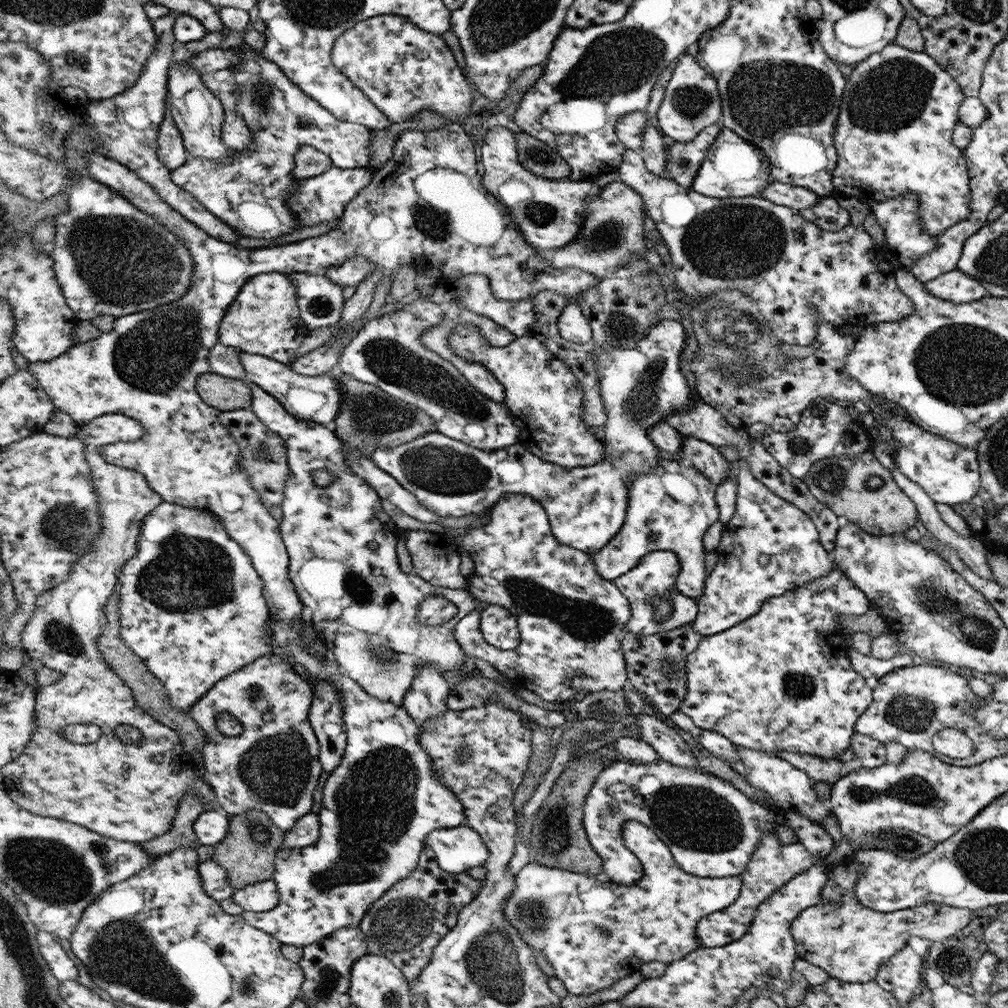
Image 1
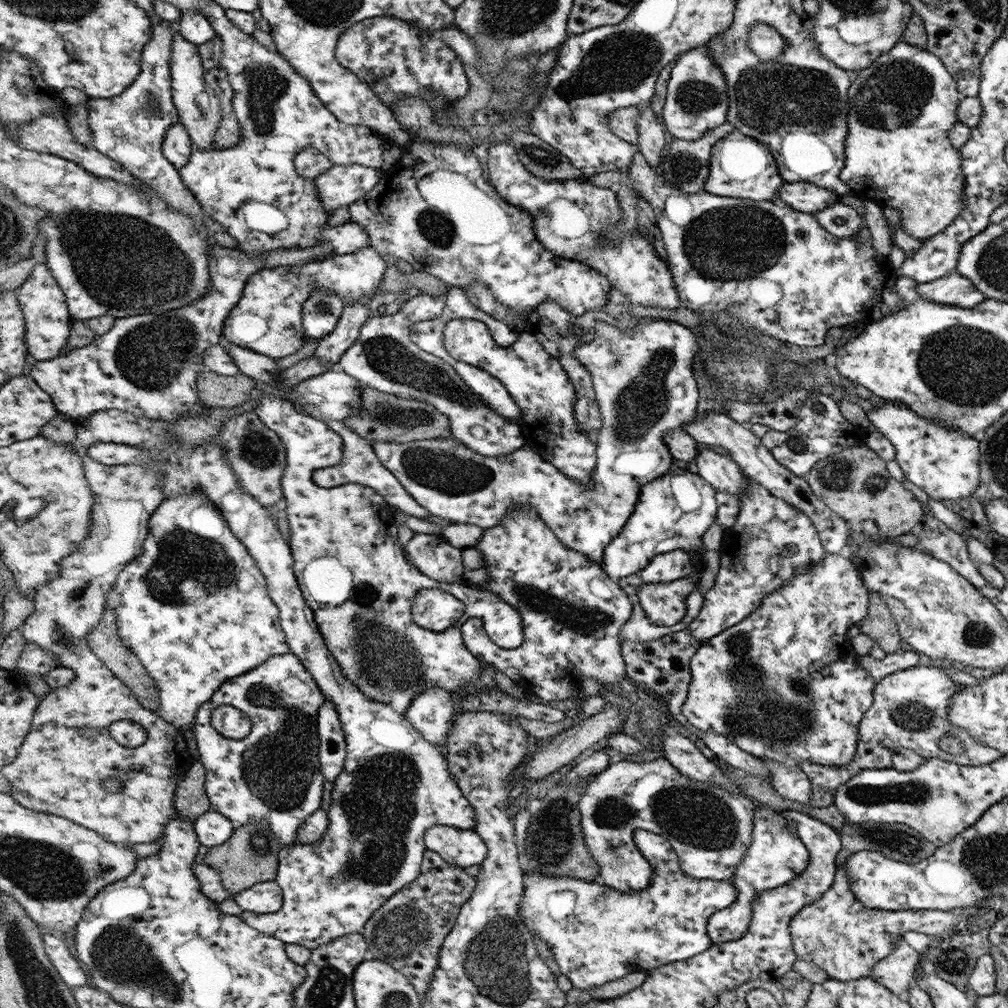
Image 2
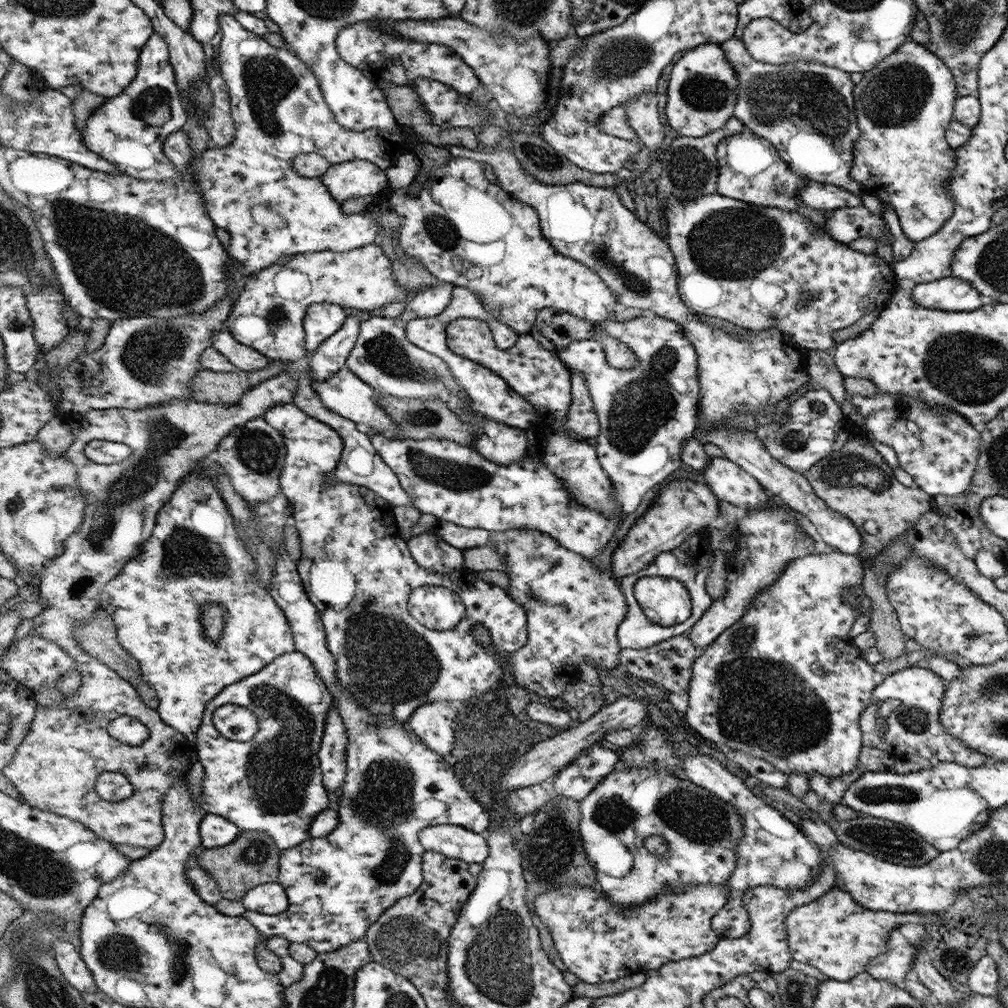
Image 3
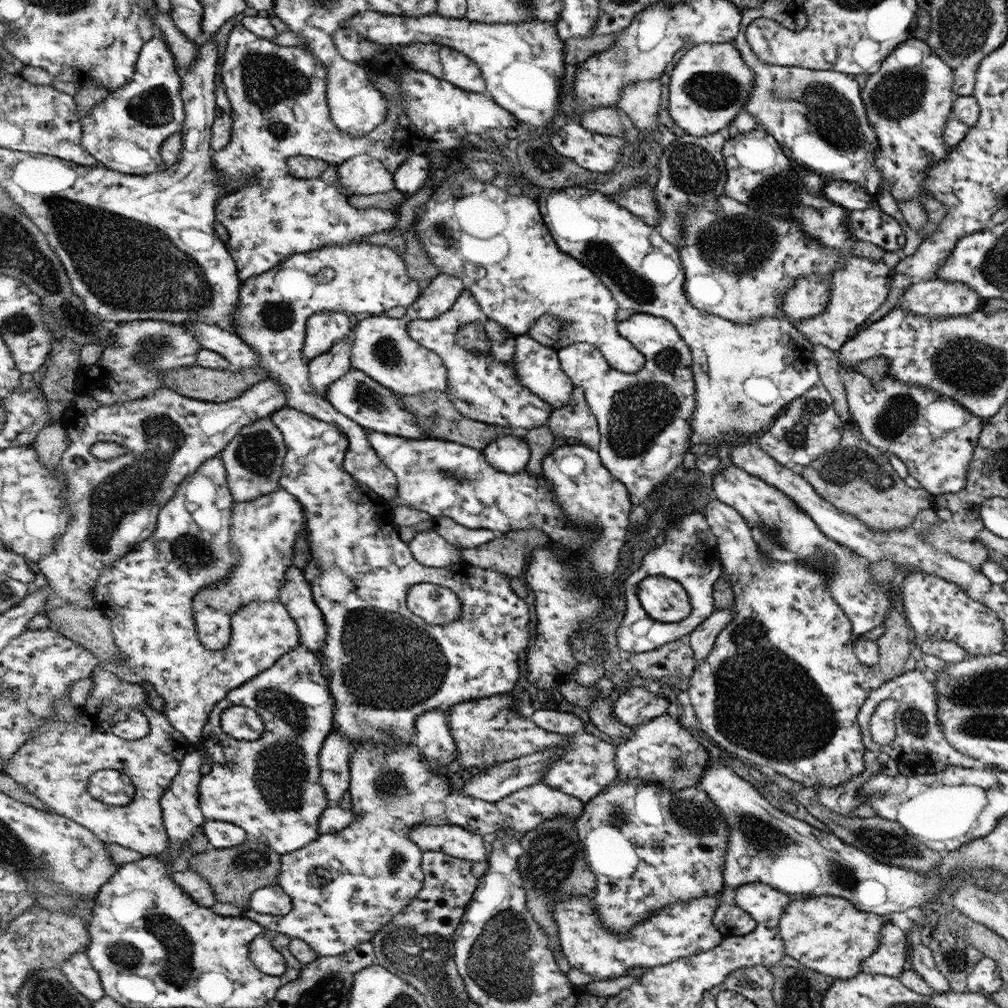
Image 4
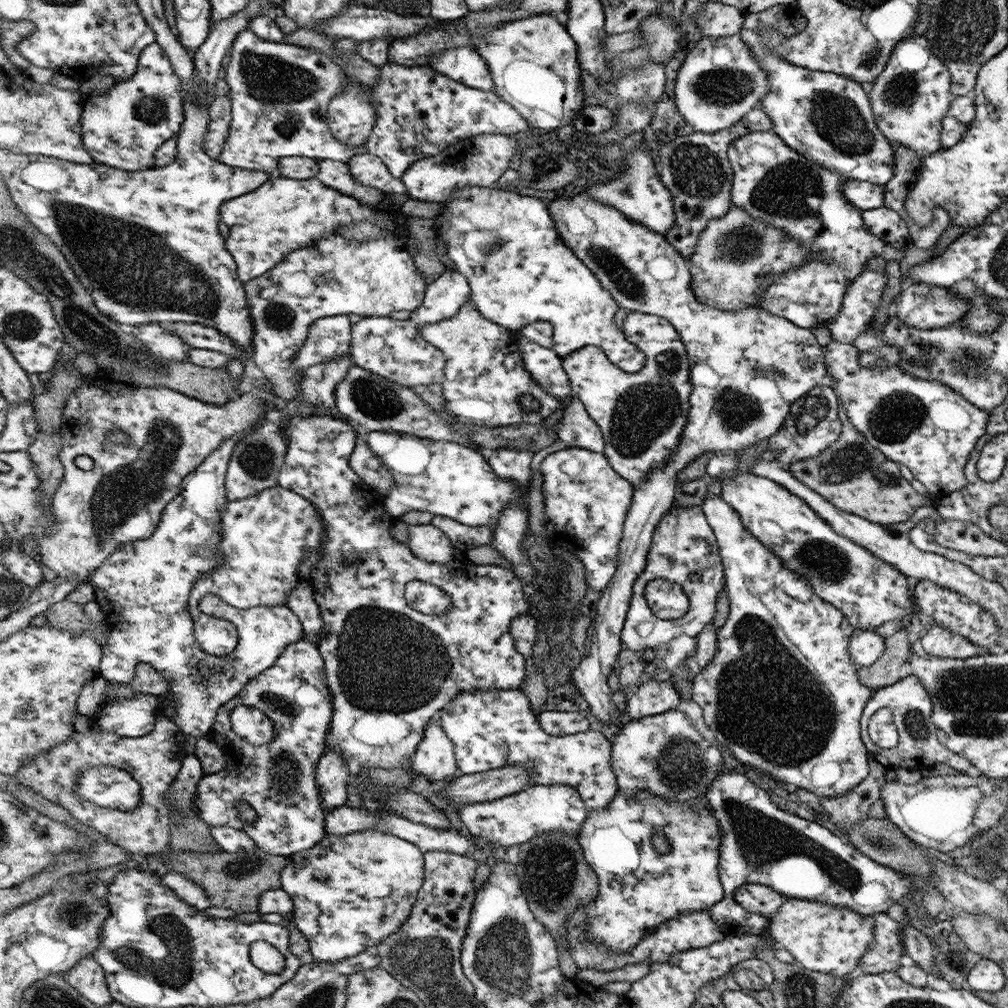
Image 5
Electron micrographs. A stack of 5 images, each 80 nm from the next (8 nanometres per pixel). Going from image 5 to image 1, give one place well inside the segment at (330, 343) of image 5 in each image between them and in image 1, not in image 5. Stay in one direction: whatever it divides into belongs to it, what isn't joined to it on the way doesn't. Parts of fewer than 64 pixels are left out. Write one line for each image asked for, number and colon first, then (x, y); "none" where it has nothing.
1: (321, 302)
2: (321, 314)
3: (322, 320)
4: (324, 330)

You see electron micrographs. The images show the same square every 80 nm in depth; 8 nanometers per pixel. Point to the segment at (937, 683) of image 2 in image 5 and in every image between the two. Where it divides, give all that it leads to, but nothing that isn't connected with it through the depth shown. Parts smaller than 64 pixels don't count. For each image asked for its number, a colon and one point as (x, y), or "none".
3: (915, 727)
4: (918, 732)
5: (919, 743)

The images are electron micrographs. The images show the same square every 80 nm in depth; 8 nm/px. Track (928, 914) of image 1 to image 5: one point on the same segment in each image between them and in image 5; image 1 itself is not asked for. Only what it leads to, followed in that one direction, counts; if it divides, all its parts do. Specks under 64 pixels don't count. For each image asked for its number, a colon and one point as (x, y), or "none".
2: (838, 933)
3: (833, 933)
4: (827, 934)
5: (821, 937)

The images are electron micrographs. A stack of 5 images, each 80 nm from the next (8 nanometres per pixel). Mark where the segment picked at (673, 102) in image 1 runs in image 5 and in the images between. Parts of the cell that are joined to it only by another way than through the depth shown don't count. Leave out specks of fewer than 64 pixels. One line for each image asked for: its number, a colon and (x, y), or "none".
2: (697, 101)
3: (703, 89)
4: (710, 86)
5: (720, 81)

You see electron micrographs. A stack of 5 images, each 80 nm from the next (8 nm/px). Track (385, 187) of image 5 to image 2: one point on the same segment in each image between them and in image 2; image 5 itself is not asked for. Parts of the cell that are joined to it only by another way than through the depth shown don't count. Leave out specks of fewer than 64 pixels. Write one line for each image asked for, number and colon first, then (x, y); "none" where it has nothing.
2: (343, 184)
3: (356, 178)
4: (362, 174)

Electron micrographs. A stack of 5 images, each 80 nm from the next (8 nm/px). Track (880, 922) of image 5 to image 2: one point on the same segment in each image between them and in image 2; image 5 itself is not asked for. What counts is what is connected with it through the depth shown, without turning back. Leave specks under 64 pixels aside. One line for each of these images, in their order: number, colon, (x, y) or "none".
2: (895, 971)
3: (893, 964)
4: (888, 960)

